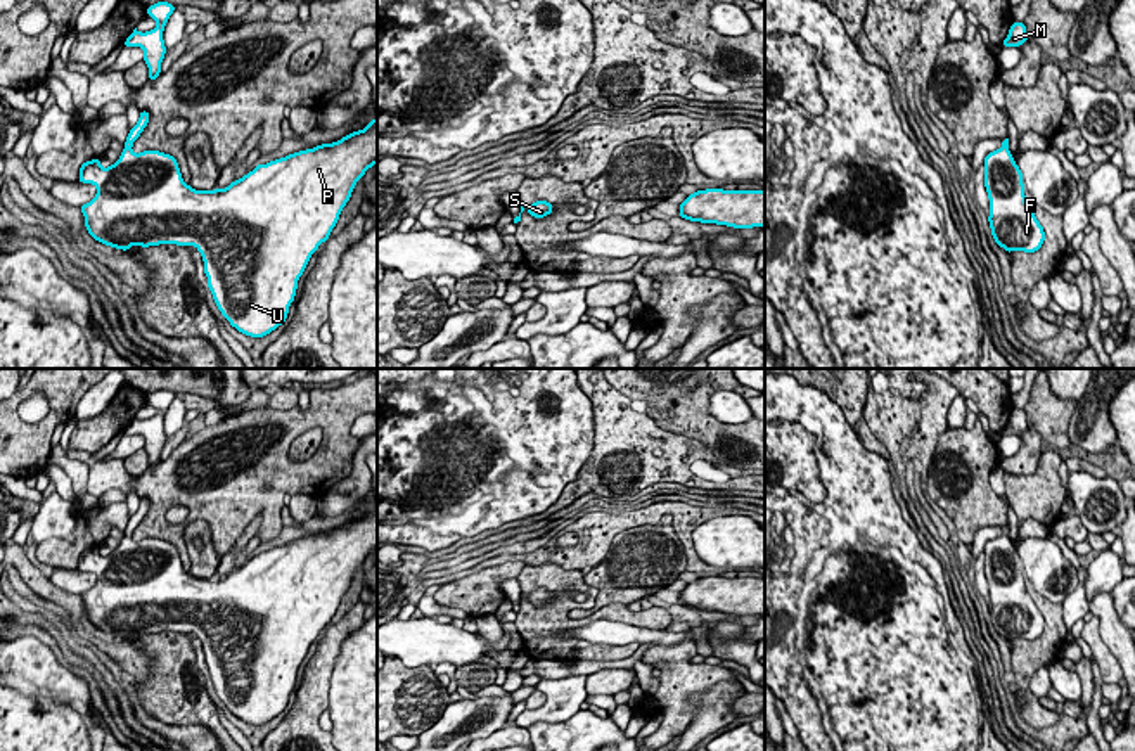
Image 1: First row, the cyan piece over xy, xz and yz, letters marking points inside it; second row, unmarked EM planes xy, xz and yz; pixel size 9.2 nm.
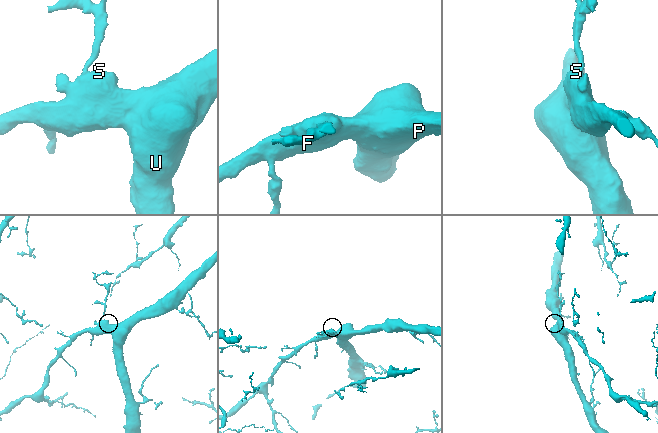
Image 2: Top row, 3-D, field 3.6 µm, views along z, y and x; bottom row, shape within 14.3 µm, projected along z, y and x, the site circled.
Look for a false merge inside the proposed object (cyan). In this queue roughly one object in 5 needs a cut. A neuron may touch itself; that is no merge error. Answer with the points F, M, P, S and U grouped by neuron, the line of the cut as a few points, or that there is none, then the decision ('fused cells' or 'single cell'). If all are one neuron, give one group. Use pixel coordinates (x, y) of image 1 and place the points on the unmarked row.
F M P S U; no cut; single cell

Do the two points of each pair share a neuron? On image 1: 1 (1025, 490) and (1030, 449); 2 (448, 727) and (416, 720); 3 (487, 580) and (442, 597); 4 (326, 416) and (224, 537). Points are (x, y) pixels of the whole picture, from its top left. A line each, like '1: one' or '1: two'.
1: two
2: two
3: one
4: one

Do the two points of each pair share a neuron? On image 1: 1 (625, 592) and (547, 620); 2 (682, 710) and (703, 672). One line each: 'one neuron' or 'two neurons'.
1: two neurons
2: one neuron

